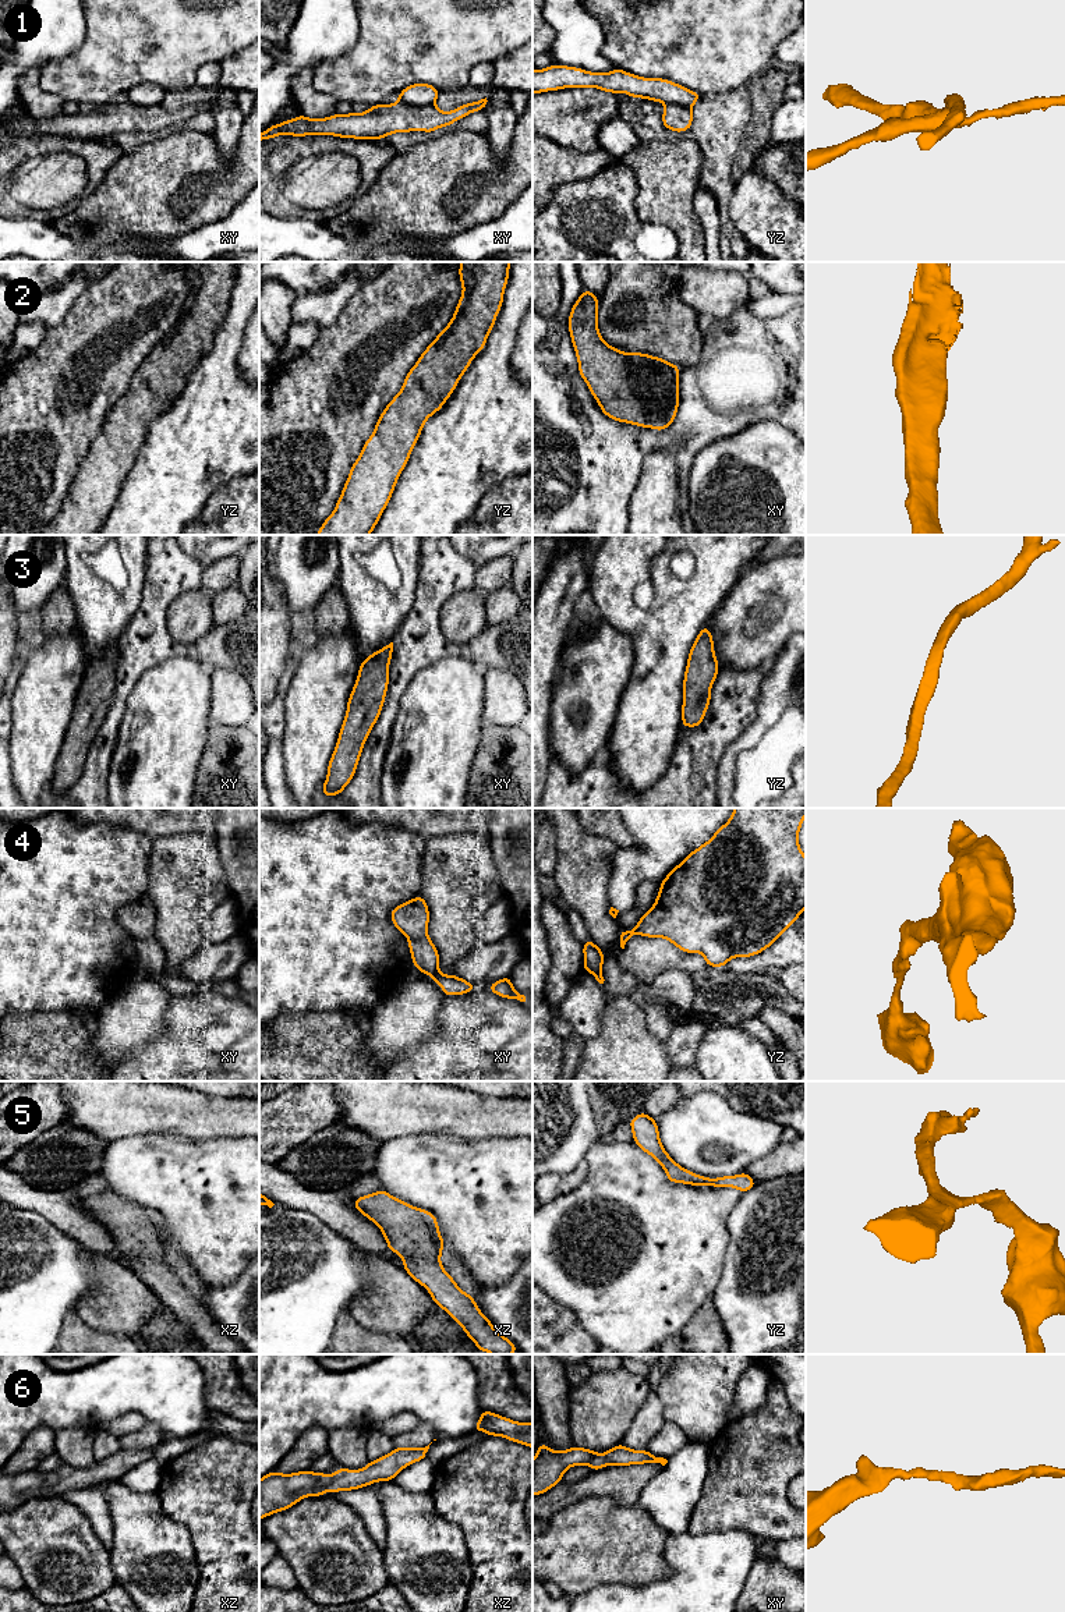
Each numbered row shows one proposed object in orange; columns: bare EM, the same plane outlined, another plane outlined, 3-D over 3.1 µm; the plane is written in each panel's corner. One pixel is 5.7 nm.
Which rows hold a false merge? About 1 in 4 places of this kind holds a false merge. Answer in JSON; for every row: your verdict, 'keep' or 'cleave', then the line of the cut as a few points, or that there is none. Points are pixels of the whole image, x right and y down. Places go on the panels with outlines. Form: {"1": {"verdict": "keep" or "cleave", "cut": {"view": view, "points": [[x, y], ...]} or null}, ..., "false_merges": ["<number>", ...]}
{"1": {"verdict": "cleave", "cut": {"view": "xy", "points": [[399, 99], [409, 105], [434, 105]]}}, "2": {"verdict": "keep", "cut": null}, "3": {"verdict": "keep", "cut": null}, "4": {"verdict": "cleave", "cut": {"view": "xy", "points": [[438, 971], [431, 975]]}}, "5": {"verdict": "keep", "cut": null}, "6": {"verdict": "keep", "cut": null}, "false_merges": ["1", "4"]}

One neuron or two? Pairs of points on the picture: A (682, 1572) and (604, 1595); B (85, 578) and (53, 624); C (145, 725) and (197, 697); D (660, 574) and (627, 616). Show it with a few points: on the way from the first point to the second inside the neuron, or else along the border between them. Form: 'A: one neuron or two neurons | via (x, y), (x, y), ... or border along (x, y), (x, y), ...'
A: one neuron | via (662, 1591), (658, 1595), (623, 1595)
B: two neurons | border along (64, 583), (73, 602), (77, 624)
C: one neuron | via (158, 722), (184, 697)
D: one neuron | via (661, 591), (657, 612), (644, 616)

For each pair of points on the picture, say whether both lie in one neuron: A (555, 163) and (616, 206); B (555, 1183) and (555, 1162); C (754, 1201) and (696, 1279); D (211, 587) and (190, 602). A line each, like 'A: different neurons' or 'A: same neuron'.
A: different neurons
B: different neurons
C: different neurons
D: different neurons

